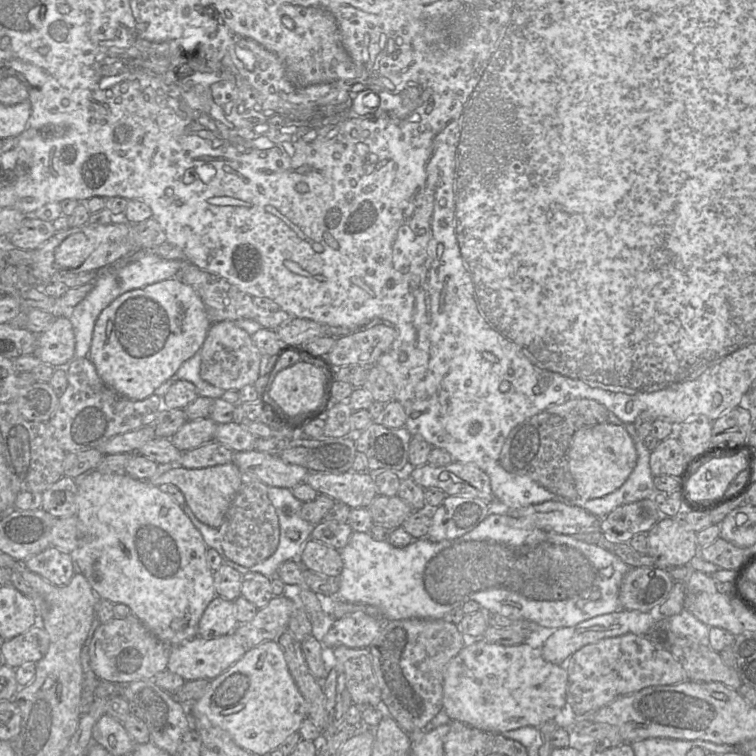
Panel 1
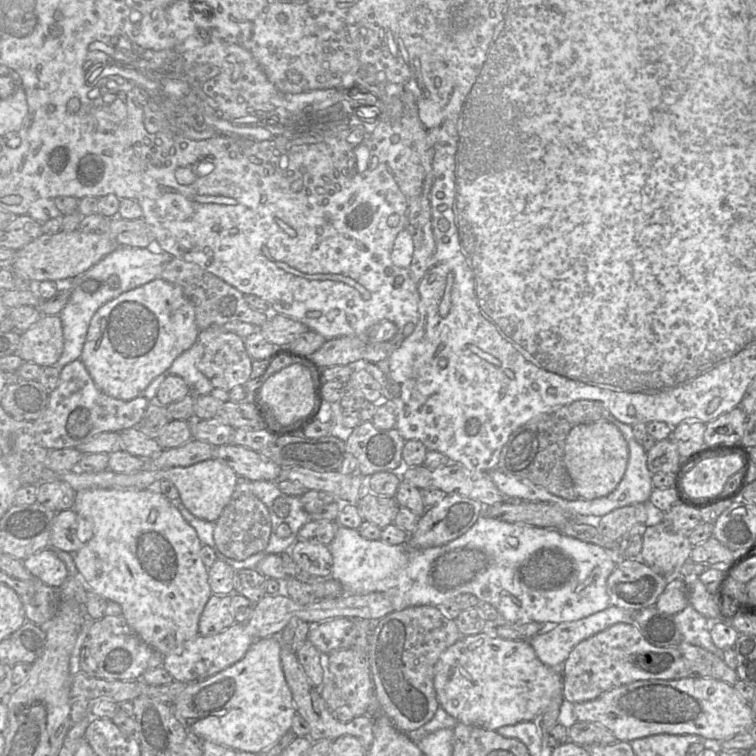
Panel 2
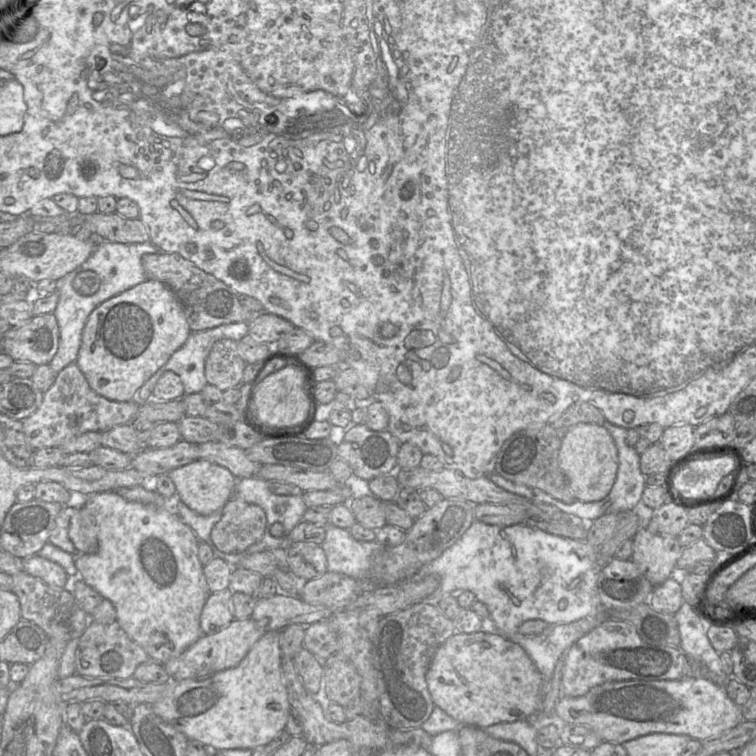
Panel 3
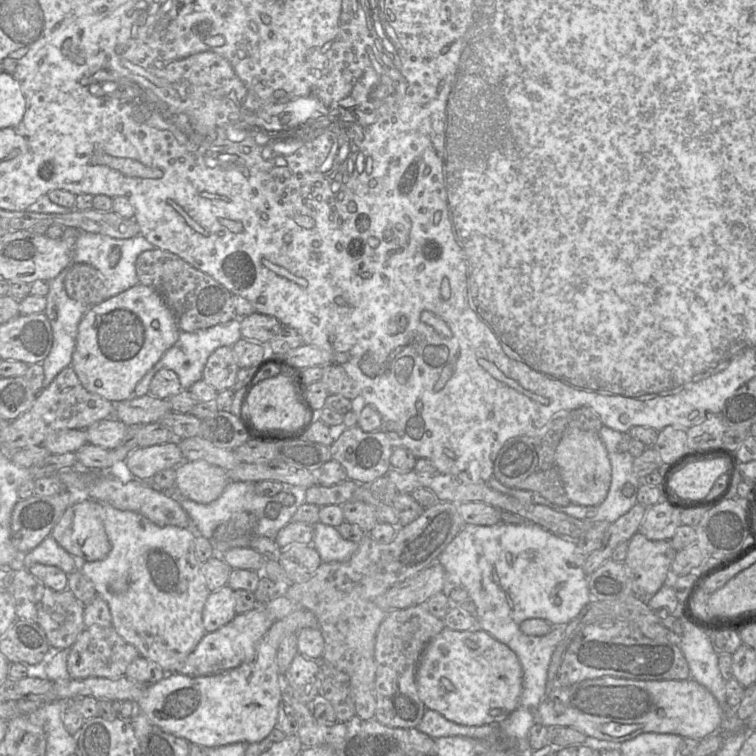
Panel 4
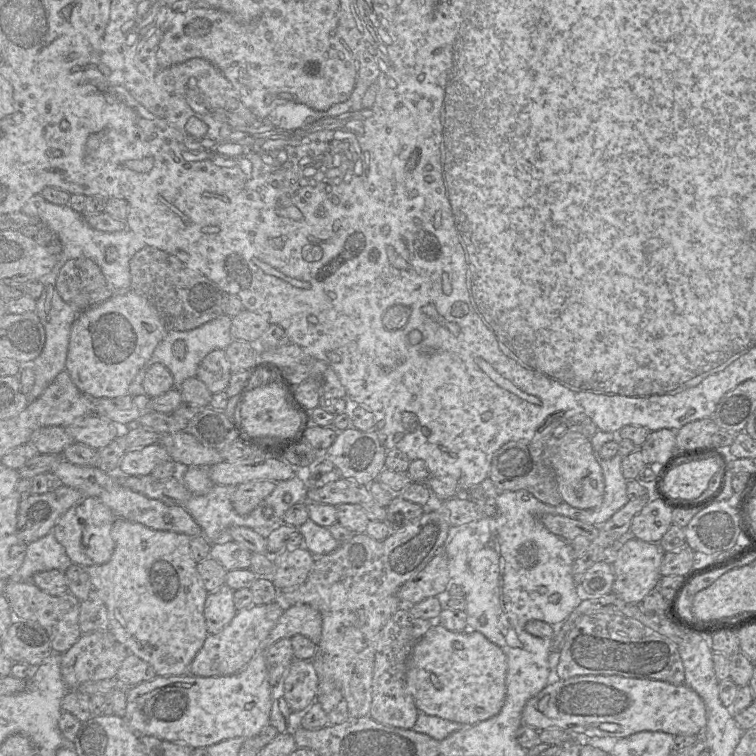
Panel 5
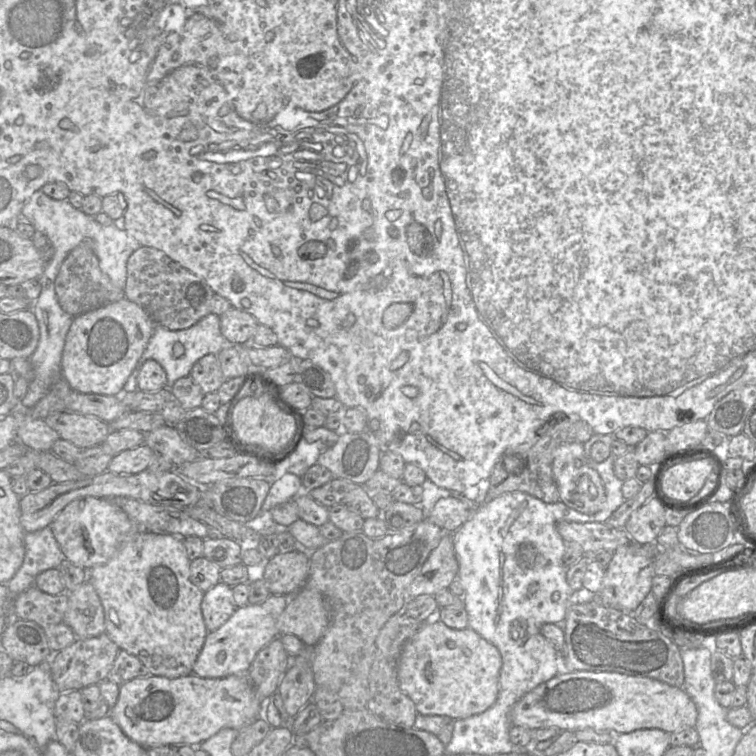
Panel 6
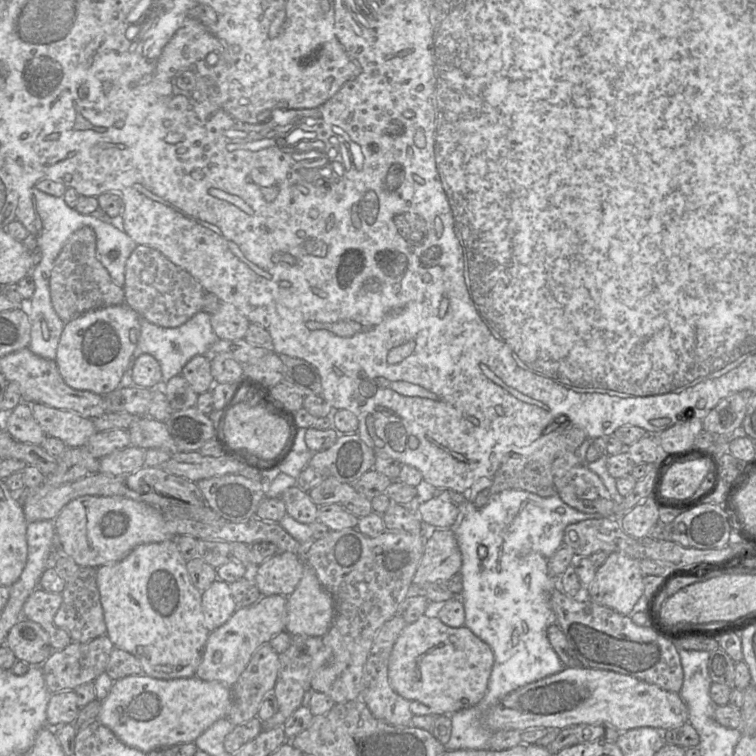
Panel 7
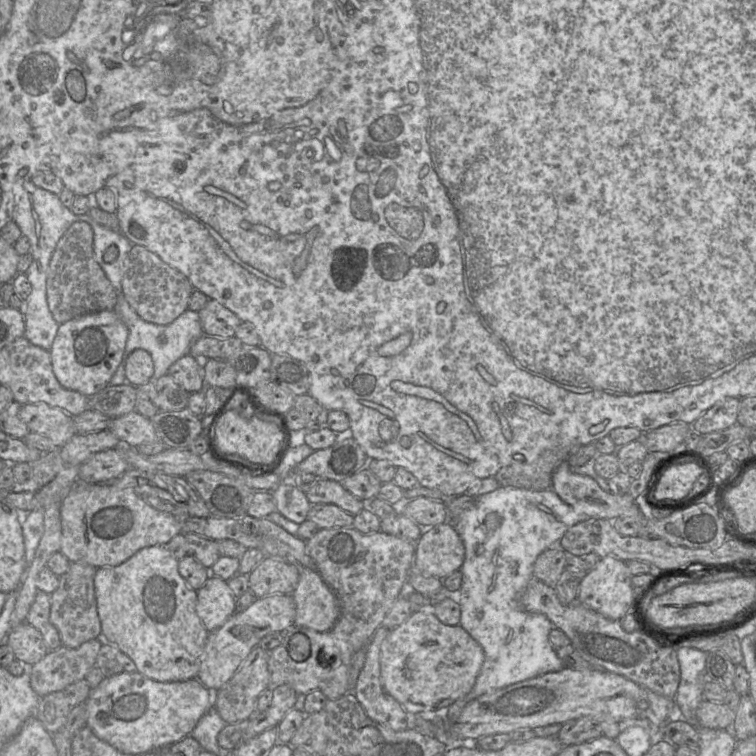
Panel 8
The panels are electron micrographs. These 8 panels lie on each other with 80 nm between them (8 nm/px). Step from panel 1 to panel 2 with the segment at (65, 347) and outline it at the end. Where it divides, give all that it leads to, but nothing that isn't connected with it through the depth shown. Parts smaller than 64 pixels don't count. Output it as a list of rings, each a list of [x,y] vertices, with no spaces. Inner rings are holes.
[[[43,315],[37,323],[21,333],[14,355],[42,368],[54,366],[63,352],[63,346],[63,328],[59,315]]]

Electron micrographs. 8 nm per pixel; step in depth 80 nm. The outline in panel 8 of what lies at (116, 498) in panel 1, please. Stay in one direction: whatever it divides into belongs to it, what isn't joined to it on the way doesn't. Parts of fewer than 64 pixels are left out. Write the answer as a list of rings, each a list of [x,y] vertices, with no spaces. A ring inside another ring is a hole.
[[[165,545],[145,547],[116,567],[97,568],[95,593],[102,639],[116,645],[135,663],[137,671],[159,682],[197,678],[209,631],[196,612],[197,591],[190,588],[178,570],[177,560]]]

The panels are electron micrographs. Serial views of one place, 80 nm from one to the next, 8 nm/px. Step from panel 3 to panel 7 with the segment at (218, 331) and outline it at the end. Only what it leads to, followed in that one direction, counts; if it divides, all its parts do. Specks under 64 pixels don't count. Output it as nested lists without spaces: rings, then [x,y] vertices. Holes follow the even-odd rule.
[[[201,310],[186,323],[176,328],[163,328],[142,319],[137,346],[132,354],[128,369],[121,378],[119,387],[126,388],[134,385],[132,367],[135,360],[142,354],[149,354],[158,361],[162,371],[162,386],[174,376],[181,375],[182,369],[193,357],[210,355],[211,346],[218,340],[212,329],[210,318],[211,314]]]

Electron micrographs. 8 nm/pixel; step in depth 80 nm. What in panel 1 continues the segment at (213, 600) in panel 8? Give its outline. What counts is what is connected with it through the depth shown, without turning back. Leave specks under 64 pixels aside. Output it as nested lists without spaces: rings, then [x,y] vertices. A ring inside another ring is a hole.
[[[216,596],[205,609],[198,625],[198,636],[214,639],[234,632],[238,626],[234,601]]]

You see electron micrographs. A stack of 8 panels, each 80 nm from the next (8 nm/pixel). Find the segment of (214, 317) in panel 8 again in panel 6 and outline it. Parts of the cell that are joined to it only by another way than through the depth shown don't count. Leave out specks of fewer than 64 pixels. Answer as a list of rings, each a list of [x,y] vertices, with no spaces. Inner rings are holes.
[[[233,307],[220,315],[220,331],[229,344],[250,344],[259,324],[251,314]]]

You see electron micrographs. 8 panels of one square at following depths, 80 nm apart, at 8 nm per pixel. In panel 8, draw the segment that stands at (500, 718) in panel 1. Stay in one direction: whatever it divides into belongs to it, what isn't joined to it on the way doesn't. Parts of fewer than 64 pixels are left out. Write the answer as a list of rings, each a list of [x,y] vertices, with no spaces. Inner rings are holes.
[[[417,610],[404,623],[391,629],[381,645],[381,683],[407,713],[444,711],[472,690],[484,660],[482,647],[460,625],[445,625],[429,611]]]

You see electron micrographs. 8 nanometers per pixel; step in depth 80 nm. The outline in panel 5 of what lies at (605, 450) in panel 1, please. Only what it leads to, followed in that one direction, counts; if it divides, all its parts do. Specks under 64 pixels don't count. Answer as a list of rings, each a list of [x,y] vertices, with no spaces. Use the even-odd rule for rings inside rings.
[[[580,434],[565,436],[554,448],[552,467],[565,503],[579,509],[594,509],[602,503],[605,490],[604,475],[590,439]]]

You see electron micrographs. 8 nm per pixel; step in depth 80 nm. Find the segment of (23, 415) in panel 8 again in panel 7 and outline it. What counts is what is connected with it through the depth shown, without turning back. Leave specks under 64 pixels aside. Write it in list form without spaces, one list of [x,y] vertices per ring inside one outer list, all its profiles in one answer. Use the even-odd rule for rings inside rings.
[[[33,404],[31,412],[47,436],[60,439],[66,447],[84,447],[97,431],[91,419],[74,412]]]

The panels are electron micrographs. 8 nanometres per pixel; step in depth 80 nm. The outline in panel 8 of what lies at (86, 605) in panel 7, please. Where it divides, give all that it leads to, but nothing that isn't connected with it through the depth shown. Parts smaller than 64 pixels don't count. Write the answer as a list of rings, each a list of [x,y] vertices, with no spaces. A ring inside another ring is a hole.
[[[71,562],[69,570],[59,577],[58,588],[50,595],[50,621],[60,632],[63,646],[77,648],[89,640],[102,638],[95,593],[96,572],[94,566]]]

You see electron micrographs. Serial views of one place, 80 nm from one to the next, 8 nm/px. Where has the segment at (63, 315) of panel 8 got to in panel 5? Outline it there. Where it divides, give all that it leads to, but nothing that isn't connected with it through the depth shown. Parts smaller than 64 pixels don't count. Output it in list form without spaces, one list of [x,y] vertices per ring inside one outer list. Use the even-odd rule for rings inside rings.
[[[86,257],[64,264],[56,288],[62,300],[78,312],[97,306],[116,294],[98,264]]]

